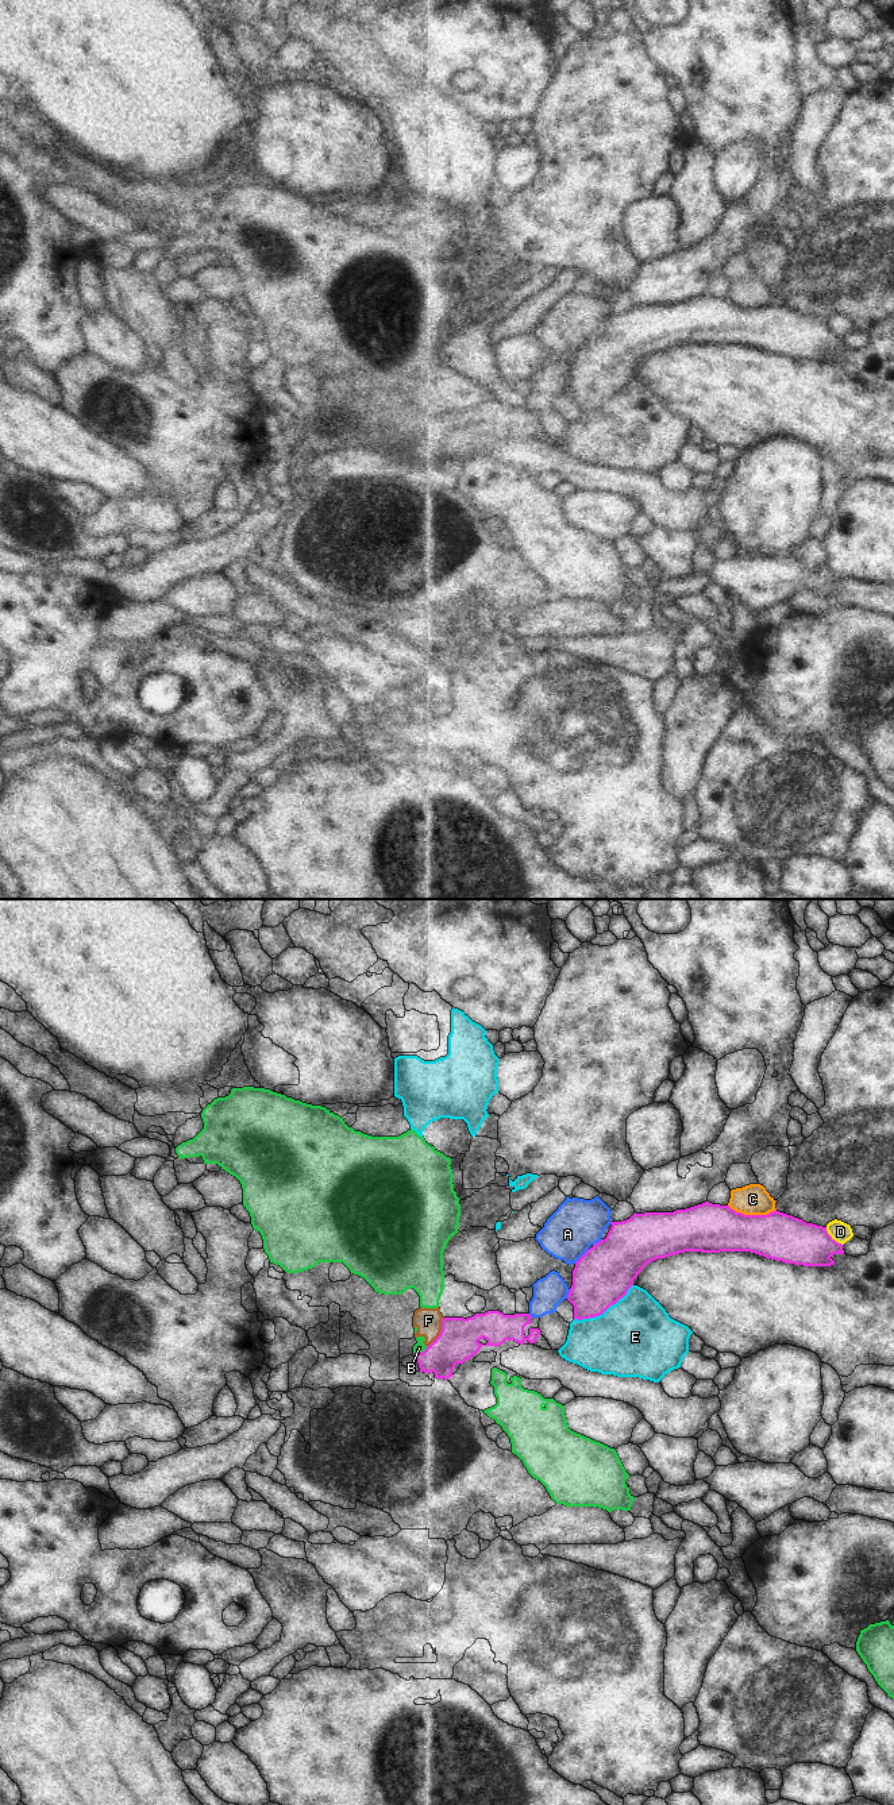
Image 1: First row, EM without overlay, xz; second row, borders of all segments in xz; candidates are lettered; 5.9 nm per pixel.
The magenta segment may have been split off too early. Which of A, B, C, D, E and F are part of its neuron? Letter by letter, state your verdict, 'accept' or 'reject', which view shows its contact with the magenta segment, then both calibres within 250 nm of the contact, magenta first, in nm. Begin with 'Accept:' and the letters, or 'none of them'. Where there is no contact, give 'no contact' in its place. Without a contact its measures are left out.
Accept: none of them
A: reject; contact in xz; calibres 340 and 300 nm
B: reject; contact in xz; calibres 240 and 60 nm
C: reject; contact in xz; calibres 280 and 180 nm
D: reject; contact in xz; calibres 280 and 120 nm
E: reject; contact in xz; calibres 340 and 460 nm
F: reject; contact in xz; calibres 240 and 160 nm

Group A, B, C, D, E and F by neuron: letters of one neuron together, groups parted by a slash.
A / B / C / D / E / F

